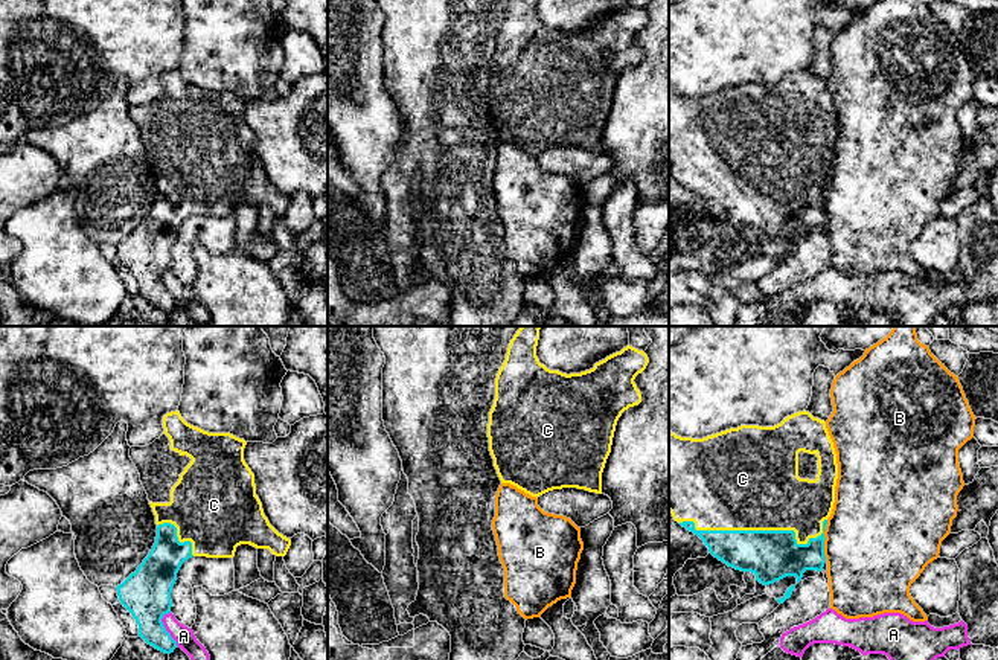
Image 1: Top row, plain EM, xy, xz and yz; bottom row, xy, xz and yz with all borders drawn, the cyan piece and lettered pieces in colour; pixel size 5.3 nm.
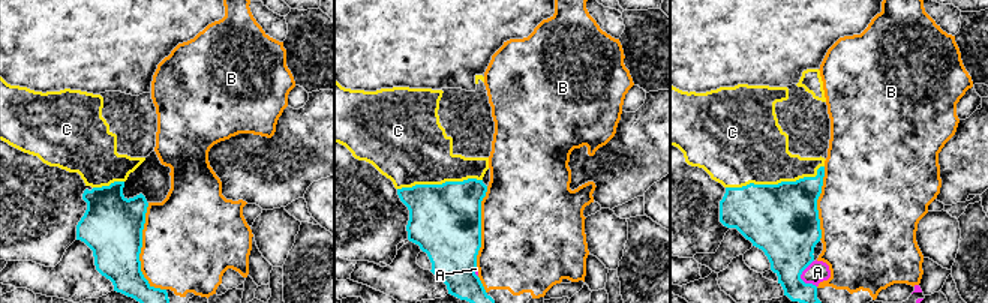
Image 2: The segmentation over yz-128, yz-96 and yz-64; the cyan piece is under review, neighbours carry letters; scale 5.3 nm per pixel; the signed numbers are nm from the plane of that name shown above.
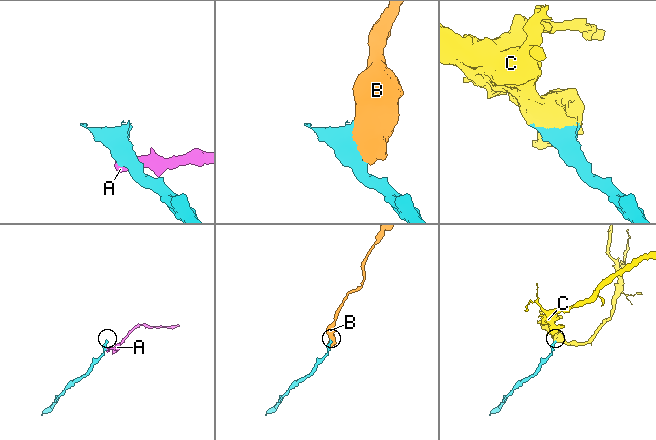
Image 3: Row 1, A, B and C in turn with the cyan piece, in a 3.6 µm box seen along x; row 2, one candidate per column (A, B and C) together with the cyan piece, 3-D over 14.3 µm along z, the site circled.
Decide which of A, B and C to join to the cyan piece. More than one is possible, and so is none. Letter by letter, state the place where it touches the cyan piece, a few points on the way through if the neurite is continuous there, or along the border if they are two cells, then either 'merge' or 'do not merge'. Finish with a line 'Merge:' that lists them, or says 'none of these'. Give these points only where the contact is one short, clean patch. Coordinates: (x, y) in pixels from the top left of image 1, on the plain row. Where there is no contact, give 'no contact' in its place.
A: xy (165, 287) | along xy (168, 270), (162, 282), (177, 304) | do not merge
B: yz (823, 200) | do not merge
C: yz (759, 189) | merge
Merge: C

